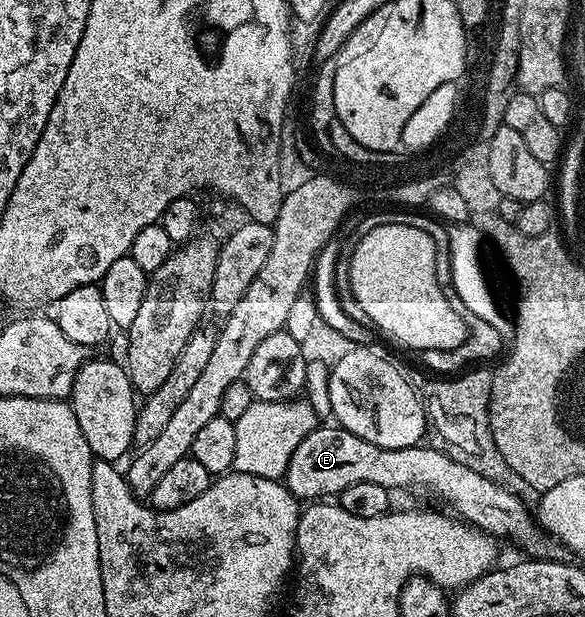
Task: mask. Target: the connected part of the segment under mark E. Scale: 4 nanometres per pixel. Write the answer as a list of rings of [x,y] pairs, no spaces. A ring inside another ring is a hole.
[[[329,425],[315,426],[311,434],[300,440],[300,448],[296,448],[292,456],[284,485],[295,498],[326,500],[342,494],[344,488],[352,484],[380,484],[391,492],[427,490],[443,498],[459,519],[477,526],[495,539],[511,538],[520,549],[527,550],[525,553],[529,557],[547,558],[553,562],[567,561],[566,547],[543,529],[531,507],[529,510],[516,495],[509,494],[500,483],[485,478],[480,471],[438,450],[429,450],[426,444],[382,450],[376,444],[348,432],[343,426]]]

